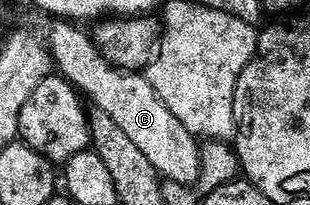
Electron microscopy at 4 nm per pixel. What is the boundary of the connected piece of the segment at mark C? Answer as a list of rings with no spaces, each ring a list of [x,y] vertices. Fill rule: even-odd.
[[[68,20],[46,22],[49,23],[45,26],[43,41],[56,73],[70,82],[92,105],[103,108],[103,112],[107,112],[107,116],[111,116],[111,120],[115,120],[120,130],[138,146],[139,152],[151,160],[162,179],[193,186],[201,177],[202,147],[195,135],[187,132],[187,128],[183,128],[183,124],[171,116],[171,108],[159,100],[144,73],[112,66],[97,51],[92,37],[86,31],[85,34],[81,31],[84,29],[80,25]]]

